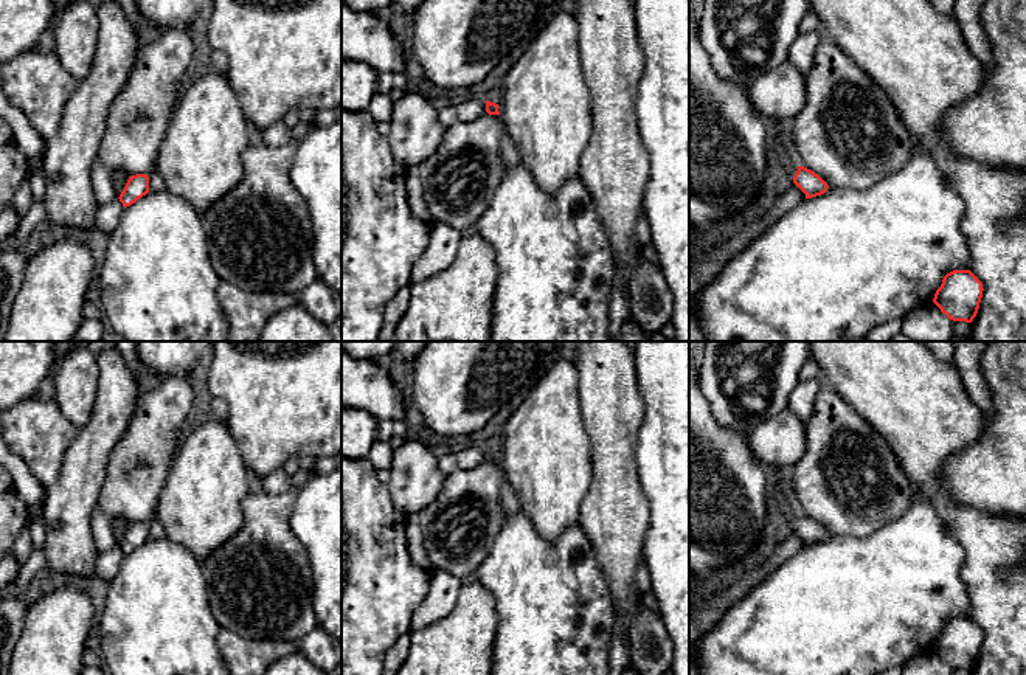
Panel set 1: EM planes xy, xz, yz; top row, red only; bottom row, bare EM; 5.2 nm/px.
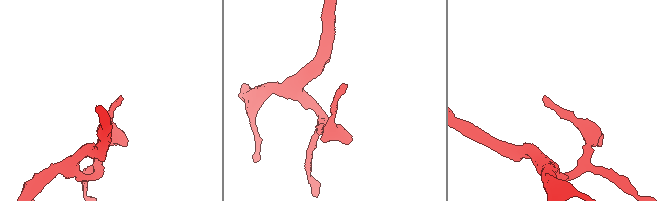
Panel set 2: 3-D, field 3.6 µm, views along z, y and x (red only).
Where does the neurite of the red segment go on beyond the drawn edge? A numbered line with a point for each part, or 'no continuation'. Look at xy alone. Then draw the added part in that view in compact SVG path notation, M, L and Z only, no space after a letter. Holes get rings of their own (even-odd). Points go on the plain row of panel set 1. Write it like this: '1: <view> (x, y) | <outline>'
no continuation

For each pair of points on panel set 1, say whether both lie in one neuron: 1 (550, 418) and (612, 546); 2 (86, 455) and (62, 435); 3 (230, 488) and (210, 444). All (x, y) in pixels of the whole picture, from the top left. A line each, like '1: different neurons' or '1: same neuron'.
1: different neurons
2: different neurons
3: same neuron

